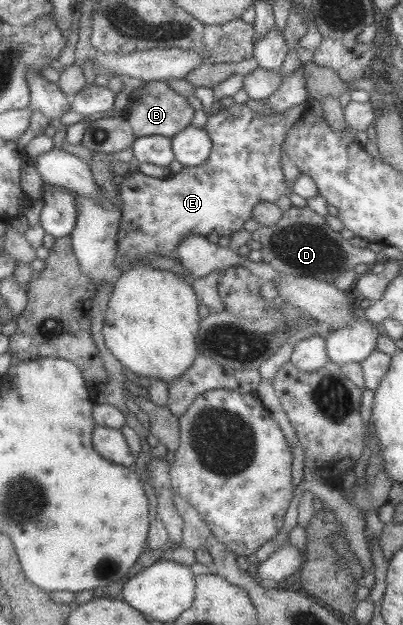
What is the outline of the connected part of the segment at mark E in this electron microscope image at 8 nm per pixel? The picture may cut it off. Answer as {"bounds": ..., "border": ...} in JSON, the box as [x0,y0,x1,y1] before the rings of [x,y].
{"bounds":[116,102,309,272],"border":[[[305,102],[293,105],[283,113],[269,116],[255,114],[244,104],[221,107],[216,115],[208,115],[203,127],[212,141],[212,147],[206,162],[202,165],[183,166],[178,173],[169,174],[163,178],[143,175],[134,169],[123,177],[119,185],[121,218],[116,240],[119,255],[117,263],[121,272],[133,265],[145,264],[144,261],[136,263],[136,257],[141,255],[171,257],[172,251],[185,236],[207,237],[211,233],[216,233],[217,236],[231,236],[234,232],[241,230],[243,223],[251,218],[251,210],[256,203],[275,203],[281,195],[285,195],[287,185],[281,170],[280,147],[287,131],[297,123],[309,107],[309,103]]]}

